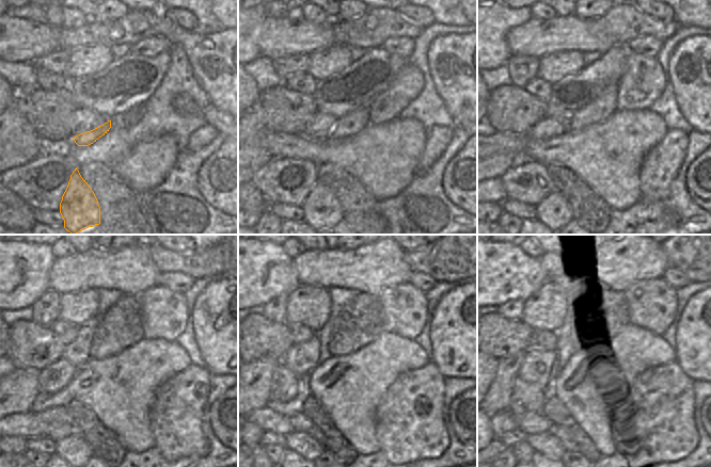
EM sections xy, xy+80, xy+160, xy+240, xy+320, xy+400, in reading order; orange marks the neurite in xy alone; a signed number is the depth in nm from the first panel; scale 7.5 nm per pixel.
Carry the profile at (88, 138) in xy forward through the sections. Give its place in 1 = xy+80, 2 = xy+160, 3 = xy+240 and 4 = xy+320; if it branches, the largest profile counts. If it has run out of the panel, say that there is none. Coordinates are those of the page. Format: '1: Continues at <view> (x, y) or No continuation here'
1: Continues at xy+80 (354, 122)
2: Continues at xy+160 (599, 109)
3: Continues at xy+240 (122, 326)
4: Continues at xy+320 (360, 321)

